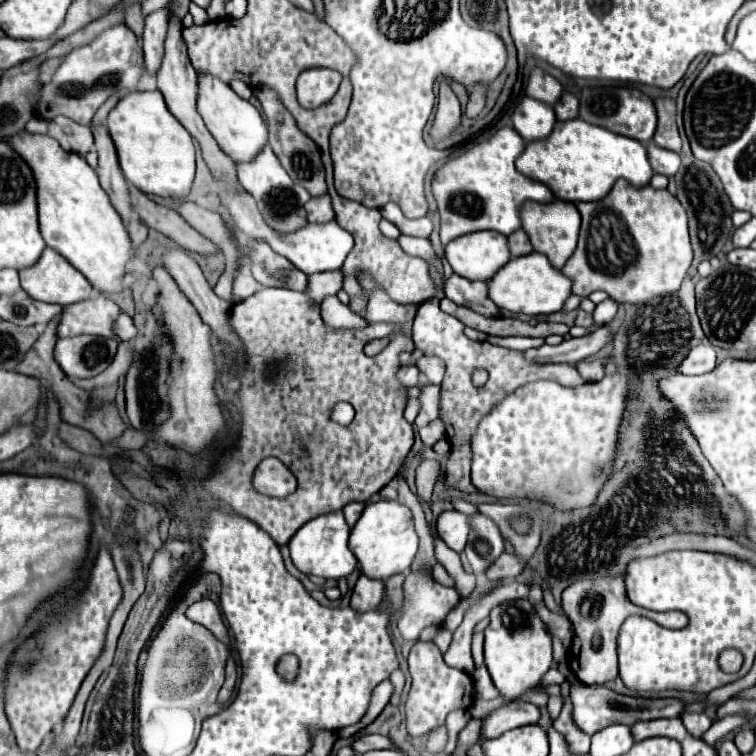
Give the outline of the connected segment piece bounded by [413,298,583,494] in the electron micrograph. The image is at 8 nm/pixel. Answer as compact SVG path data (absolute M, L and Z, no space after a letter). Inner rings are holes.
M439 300L423 302L417 310L415 322L413 322L413 342L419 350L425 352L425 356L437 356L447 364L447 372L441 384L441 420L447 426L447 440L451 442L451 458L447 460L447 482L455 488L459 488L465 494L477 492L477 488L471 484L472 450L470 440L473 432L477 430L477 424L481 422L481 416L487 416L487 412L501 402L509 392L513 392L517 386L535 382L535 380L553 380L561 386L577 386L583 384L583 378L575 370L575 366L569 364L531 364L523 358L521 352L499 348L489 342L475 342L469 340L463 334L463 324L445 314L439 308ZM475 370L487 370L489 380L483 386L473 386L473 372Z

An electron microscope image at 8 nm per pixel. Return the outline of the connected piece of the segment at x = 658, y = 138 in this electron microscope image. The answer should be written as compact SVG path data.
M655 98L657 108L657 132L653 136L653 142L661 148L679 152L681 150L681 138L675 124L675 100L673 98Z

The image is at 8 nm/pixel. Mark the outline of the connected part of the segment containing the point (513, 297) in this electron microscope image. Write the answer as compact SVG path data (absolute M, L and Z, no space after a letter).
M531 252L527 256L511 258L505 268L497 270L497 276L493 276L487 282L487 292L489 298L503 310L511 312L521 312L527 316L535 314L553 314L563 308L563 302L571 294L571 280L561 274L561 270L555 270L549 260L539 254Z

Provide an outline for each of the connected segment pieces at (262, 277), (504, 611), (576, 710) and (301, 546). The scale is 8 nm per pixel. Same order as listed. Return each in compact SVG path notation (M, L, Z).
M247 240L253 258L253 278L263 286L279 286L291 290L305 290L307 276L297 270L289 260L275 254L267 244L257 240Z
M527 598L499 604L489 618L491 622L485 628L485 666L501 696L517 700L527 690L539 686L541 676L551 668L551 634Z
M571 682L571 702L573 702L573 722L585 734L595 734L597 730L609 724L635 724L639 720L655 720L655 718L675 718L683 712L683 702L673 698L633 698L617 694L605 686L585 686Z
M333 512L325 516L317 516L303 524L301 530L295 532L295 536L289 540L289 550L291 550L291 560L295 568L303 574L313 574L321 578L345 578L357 568L357 558L347 546L349 540L349 526L343 518L343 512Z

